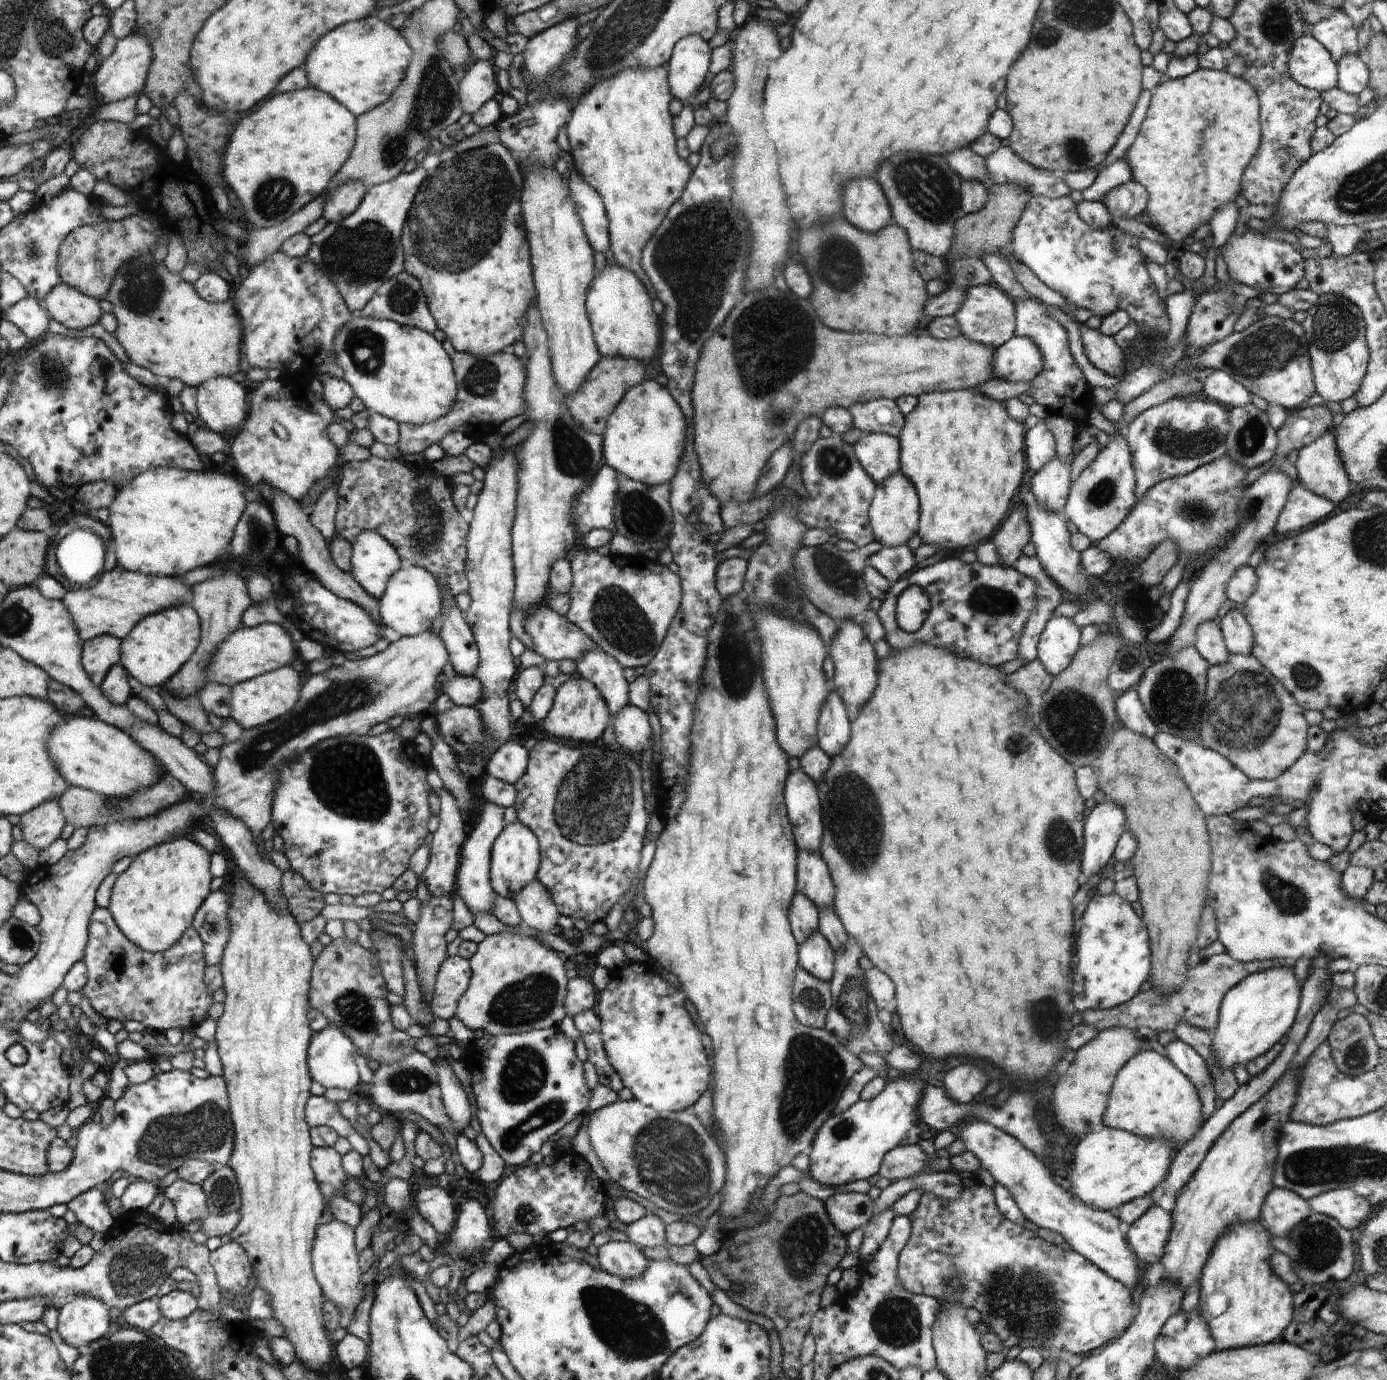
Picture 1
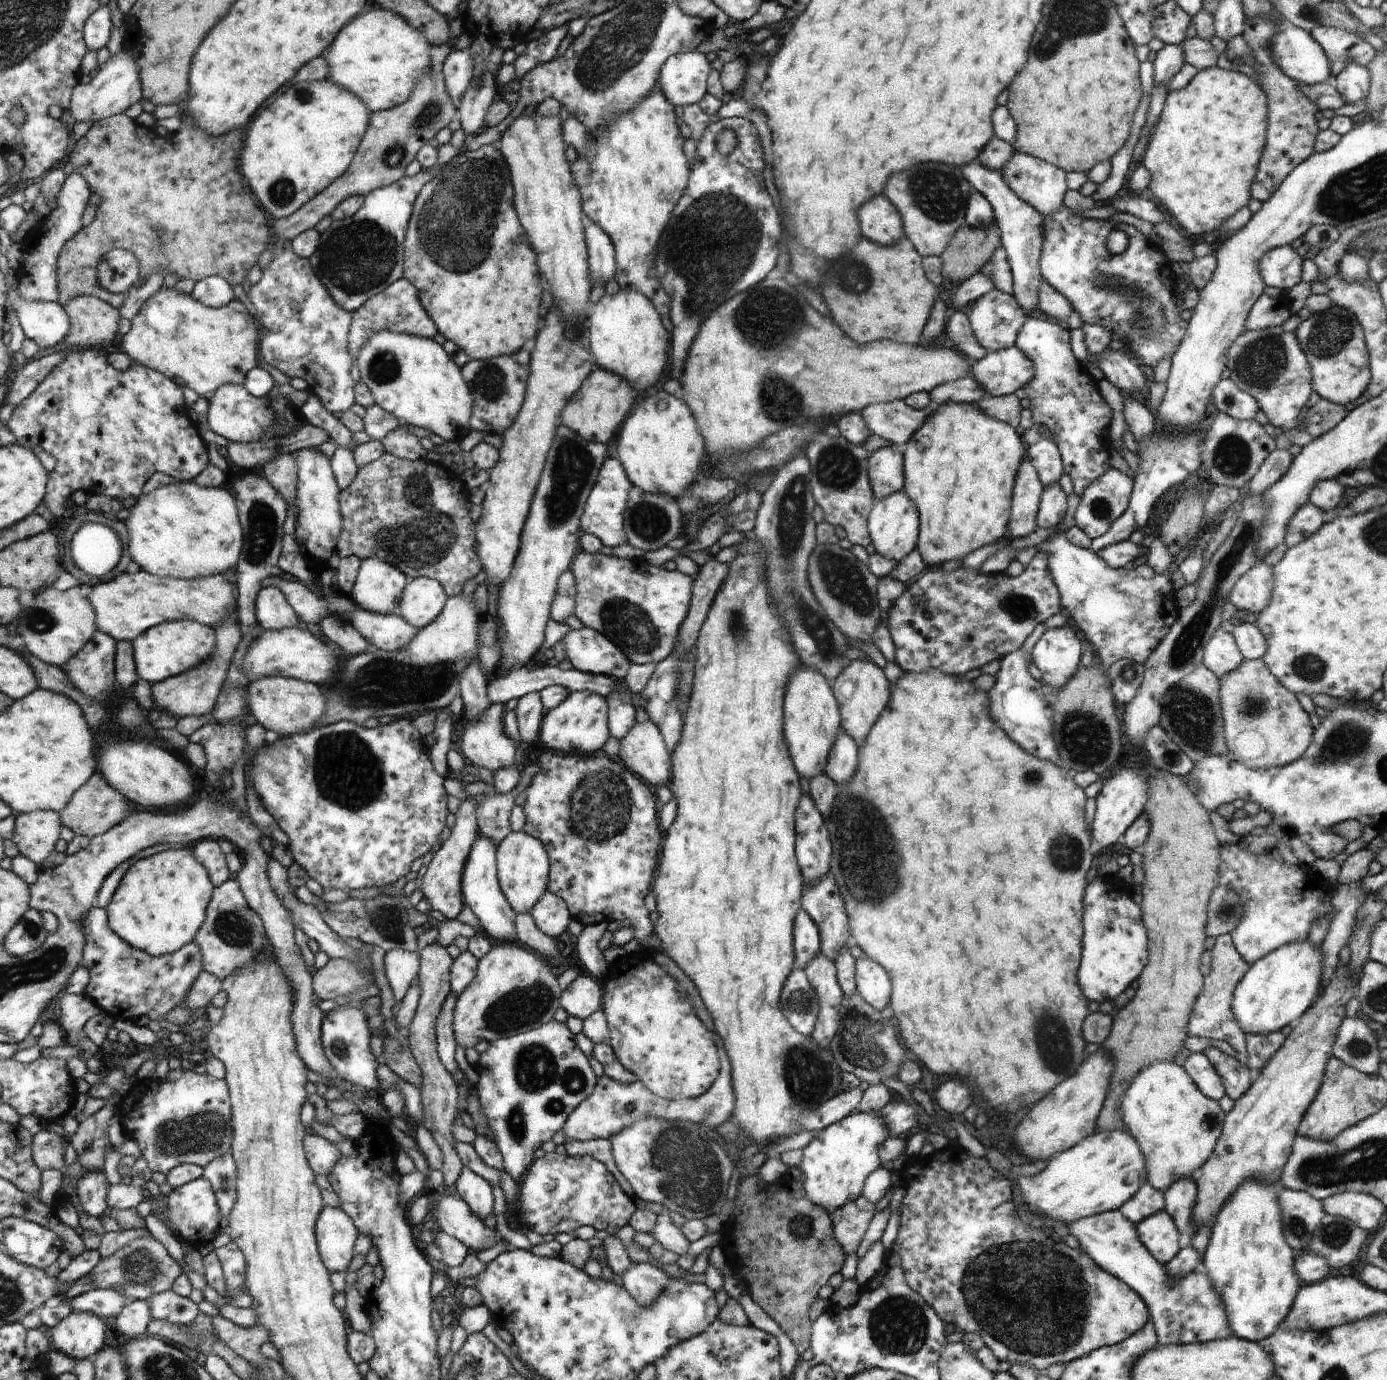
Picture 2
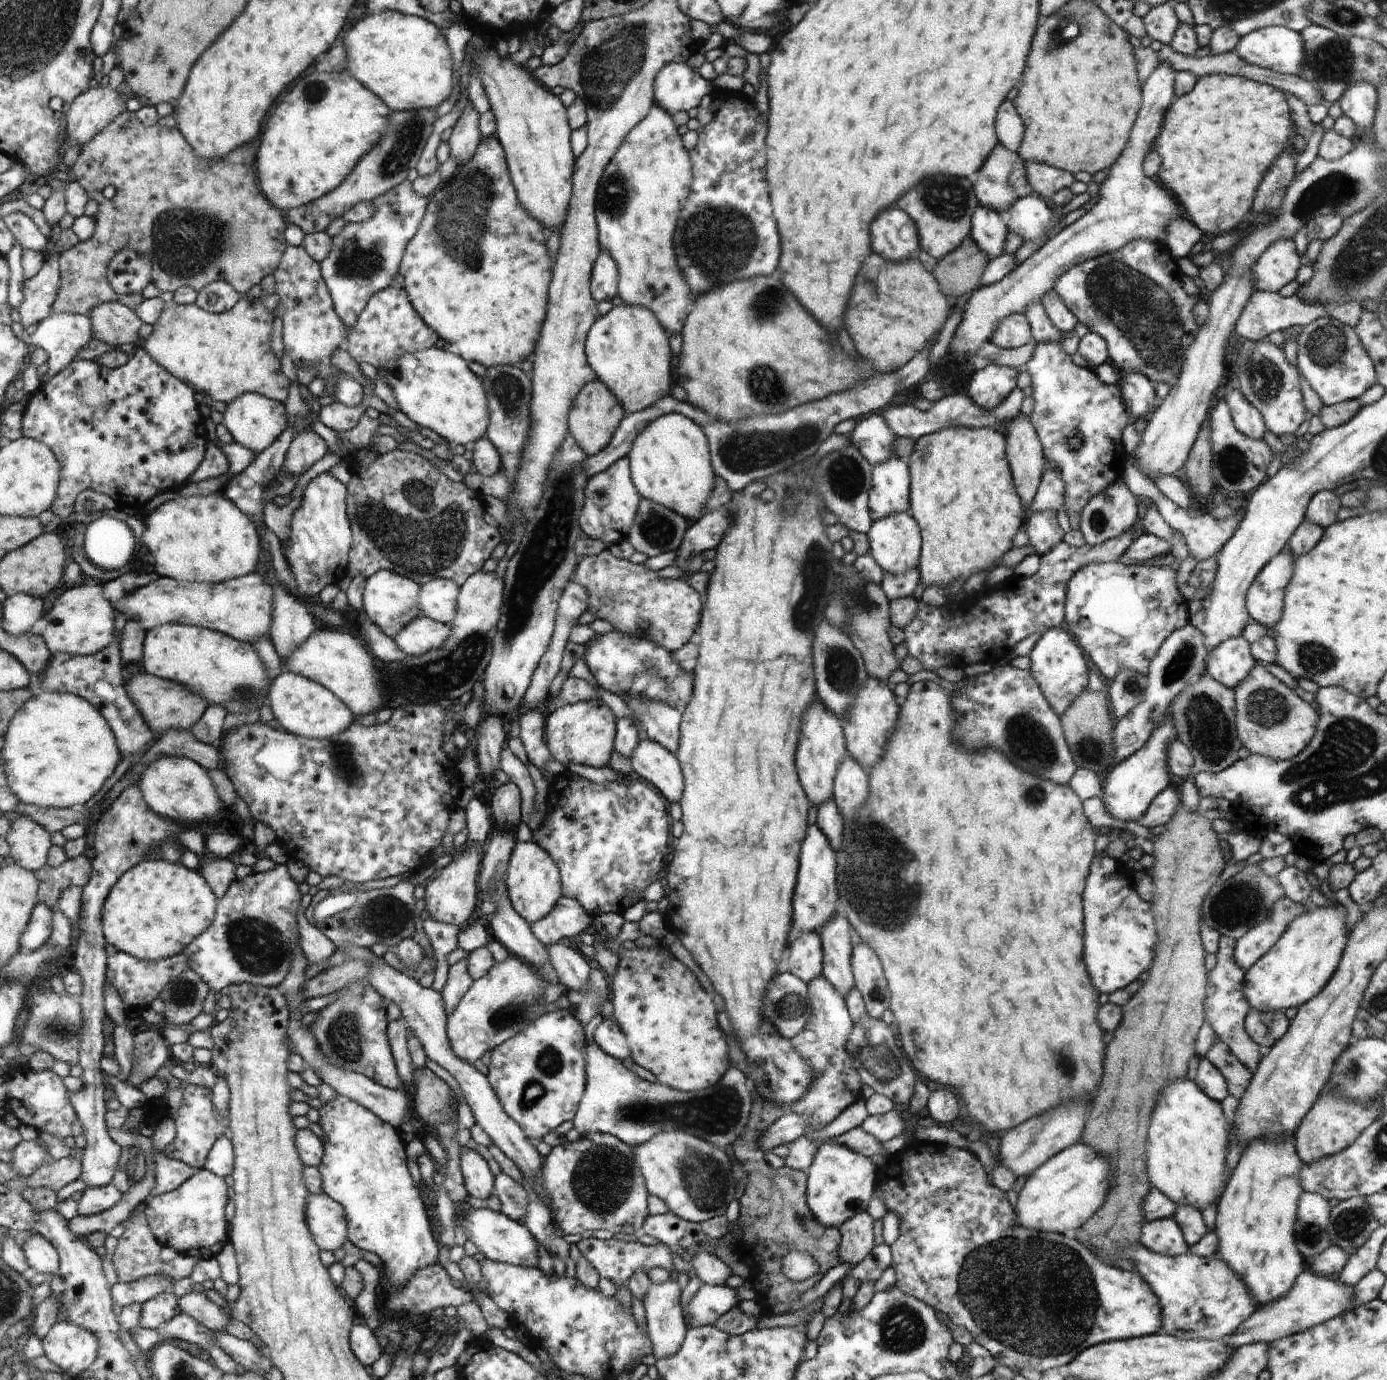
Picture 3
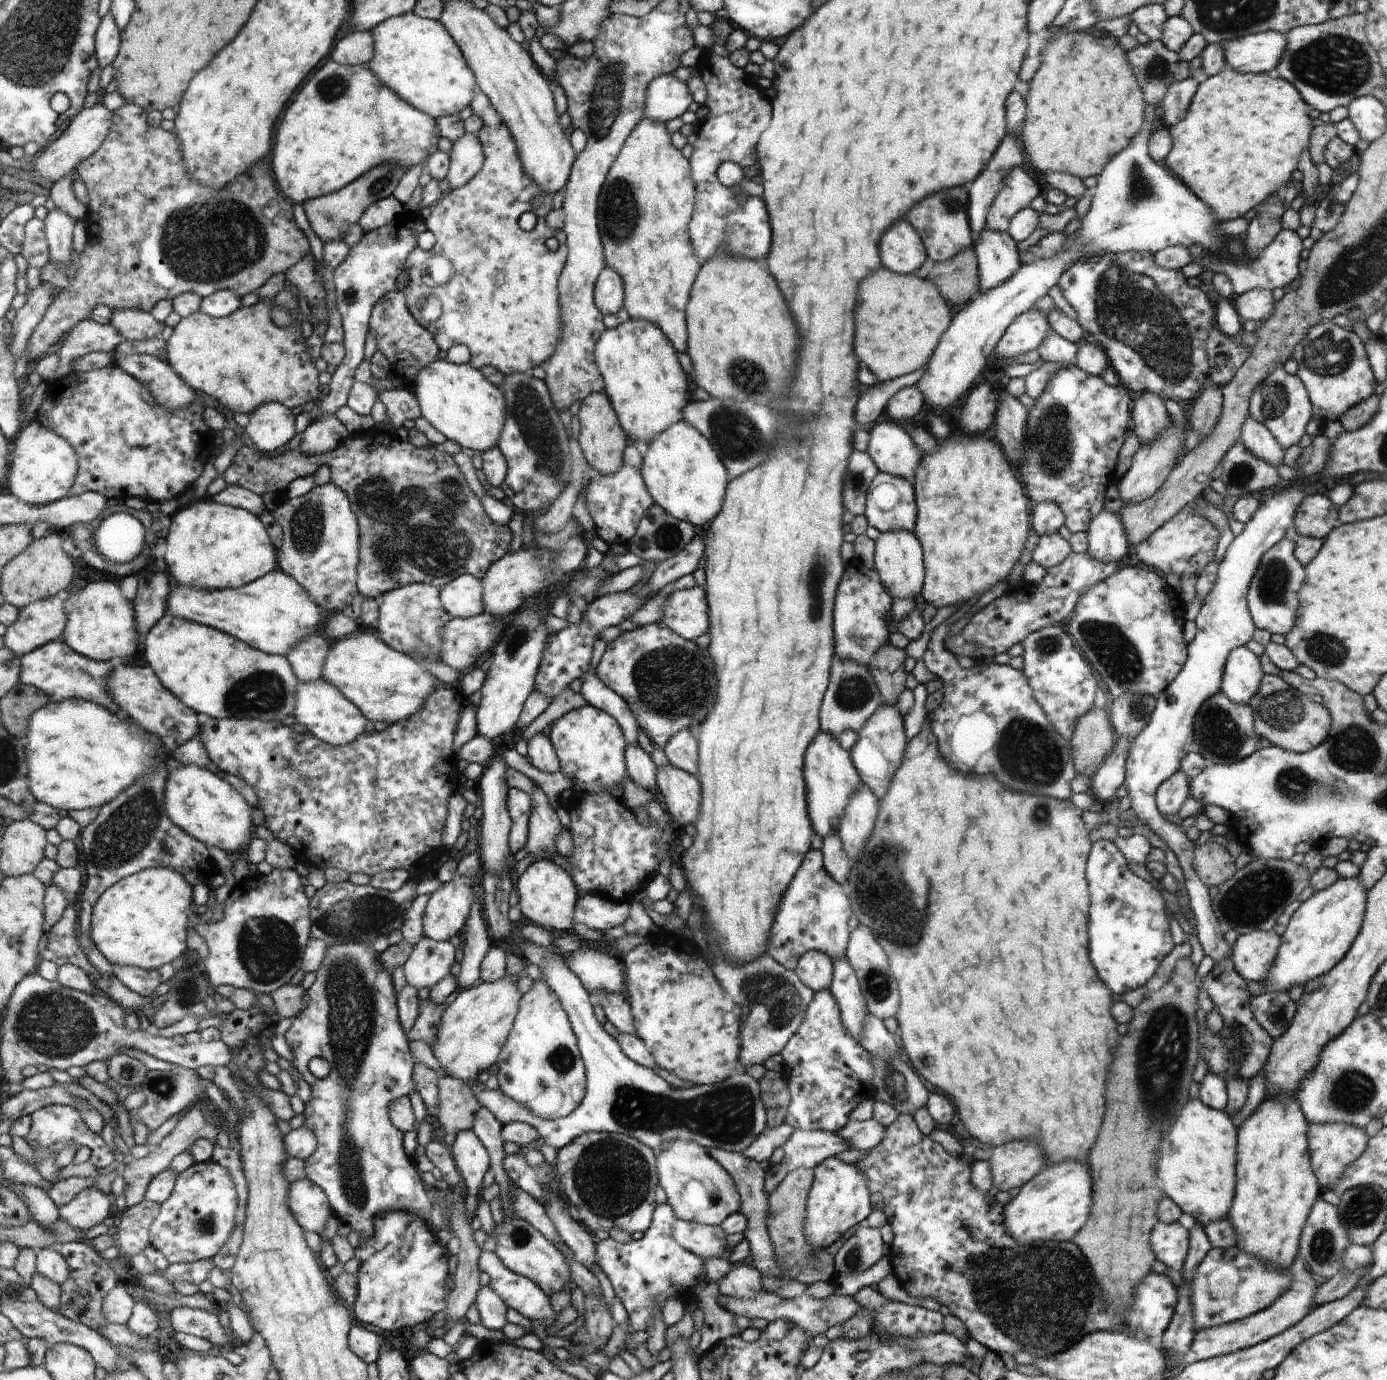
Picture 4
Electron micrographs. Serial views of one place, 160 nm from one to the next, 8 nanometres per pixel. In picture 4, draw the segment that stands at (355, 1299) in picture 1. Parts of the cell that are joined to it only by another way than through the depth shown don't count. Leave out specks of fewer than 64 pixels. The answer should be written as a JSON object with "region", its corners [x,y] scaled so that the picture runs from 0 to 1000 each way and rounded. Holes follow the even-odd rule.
{"region":[[[222,854],[209,857],[208,874],[209,878],[211,879],[215,888],[218,891],[230,895],[234,893],[236,883],[241,880],[234,862],[231,859],[226,858]]]}

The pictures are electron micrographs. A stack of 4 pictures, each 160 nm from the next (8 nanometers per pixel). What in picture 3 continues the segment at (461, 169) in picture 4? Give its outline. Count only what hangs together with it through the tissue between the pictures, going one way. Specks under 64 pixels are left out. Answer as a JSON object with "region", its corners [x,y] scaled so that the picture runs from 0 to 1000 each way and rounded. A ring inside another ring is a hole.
{"region":[[[343,80],[333,82],[326,92],[322,105],[330,120],[336,119],[347,104],[348,99],[345,93],[345,85]]]}

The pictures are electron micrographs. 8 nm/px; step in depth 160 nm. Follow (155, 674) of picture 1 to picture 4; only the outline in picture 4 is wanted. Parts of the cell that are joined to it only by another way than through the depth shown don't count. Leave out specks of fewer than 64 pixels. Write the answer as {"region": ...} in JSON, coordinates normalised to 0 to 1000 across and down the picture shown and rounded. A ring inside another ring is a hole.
{"region":[[[120,443],[103,461],[103,465],[107,484],[116,496],[145,520],[203,523],[212,516],[216,493],[205,475],[194,475],[163,458]]]}

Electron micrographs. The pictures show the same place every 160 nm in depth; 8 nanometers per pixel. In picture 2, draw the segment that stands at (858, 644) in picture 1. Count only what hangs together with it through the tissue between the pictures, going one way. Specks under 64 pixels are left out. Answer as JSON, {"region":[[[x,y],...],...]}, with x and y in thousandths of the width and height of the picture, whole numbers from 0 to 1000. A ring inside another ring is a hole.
{"region":[[[622,478],[616,478],[601,494],[600,499],[603,503],[603,509],[606,511],[607,528],[621,542],[628,528],[642,509],[642,496],[640,496],[637,487],[632,480]]]}

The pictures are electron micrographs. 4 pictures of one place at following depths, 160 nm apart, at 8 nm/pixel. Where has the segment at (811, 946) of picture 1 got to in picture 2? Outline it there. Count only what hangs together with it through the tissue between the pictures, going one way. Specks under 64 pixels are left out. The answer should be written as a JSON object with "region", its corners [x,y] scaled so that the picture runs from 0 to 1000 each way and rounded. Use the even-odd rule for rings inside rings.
{"region":[[[590,691],[579,704],[587,710],[587,716],[590,716],[589,725],[593,725],[593,730],[590,730],[593,739],[590,739],[590,745],[586,745],[587,748],[583,750],[590,759],[597,762],[607,739],[606,730],[609,720],[603,711],[603,699],[598,693]]]}

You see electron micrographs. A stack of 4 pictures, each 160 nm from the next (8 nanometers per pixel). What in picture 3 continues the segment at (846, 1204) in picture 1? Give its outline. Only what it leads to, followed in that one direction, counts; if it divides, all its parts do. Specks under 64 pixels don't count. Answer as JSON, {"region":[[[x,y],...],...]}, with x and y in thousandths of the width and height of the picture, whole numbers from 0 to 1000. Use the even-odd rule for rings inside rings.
{"region":[[[626,878],[619,879],[605,889],[606,892],[606,914],[615,918],[629,909],[630,886]]]}

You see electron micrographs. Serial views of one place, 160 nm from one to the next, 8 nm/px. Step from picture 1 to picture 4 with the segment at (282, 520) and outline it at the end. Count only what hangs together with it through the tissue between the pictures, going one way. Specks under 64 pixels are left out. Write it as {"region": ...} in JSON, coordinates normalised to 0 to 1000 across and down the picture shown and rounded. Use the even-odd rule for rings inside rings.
{"region":[[[234,300],[218,312],[215,326],[219,329],[232,331],[246,323],[250,317],[251,314],[247,306],[240,300]]]}

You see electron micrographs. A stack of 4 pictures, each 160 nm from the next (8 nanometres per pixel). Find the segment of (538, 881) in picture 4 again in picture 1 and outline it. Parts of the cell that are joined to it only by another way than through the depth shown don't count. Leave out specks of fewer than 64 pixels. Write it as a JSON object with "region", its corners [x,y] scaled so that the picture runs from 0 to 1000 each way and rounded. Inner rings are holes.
{"region":[[[371,595],[364,598],[355,612],[353,636],[355,643],[361,650],[369,651],[380,641],[388,638],[389,629],[392,623],[389,609],[379,598]]]}

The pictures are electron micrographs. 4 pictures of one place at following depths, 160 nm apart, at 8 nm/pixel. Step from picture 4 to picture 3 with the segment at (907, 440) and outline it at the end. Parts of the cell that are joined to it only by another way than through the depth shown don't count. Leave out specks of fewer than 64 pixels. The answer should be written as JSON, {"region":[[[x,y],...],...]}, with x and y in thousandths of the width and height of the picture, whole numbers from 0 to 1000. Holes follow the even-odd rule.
{"region":[[[629,300],[617,307],[612,319],[619,324],[628,337],[639,335],[645,331],[647,316],[634,300]]]}

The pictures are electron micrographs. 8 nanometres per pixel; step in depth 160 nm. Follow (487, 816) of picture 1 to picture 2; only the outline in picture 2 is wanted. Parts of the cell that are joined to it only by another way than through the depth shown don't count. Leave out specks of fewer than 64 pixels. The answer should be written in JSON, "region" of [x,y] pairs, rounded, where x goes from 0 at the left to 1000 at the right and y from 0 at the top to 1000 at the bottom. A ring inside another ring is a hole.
{"region":[[[348,607],[342,610],[338,623],[334,633],[334,647],[336,655],[342,660],[350,675],[362,683],[374,684],[371,670],[372,662],[365,652],[358,636],[357,613],[353,608]]]}

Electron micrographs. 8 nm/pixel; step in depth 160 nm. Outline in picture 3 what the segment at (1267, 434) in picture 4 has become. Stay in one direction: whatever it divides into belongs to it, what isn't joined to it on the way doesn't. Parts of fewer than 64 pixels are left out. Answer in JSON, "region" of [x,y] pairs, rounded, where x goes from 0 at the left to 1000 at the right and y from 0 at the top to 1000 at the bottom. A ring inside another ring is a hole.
{"region":[[[893,281],[884,284],[884,293],[887,295],[888,302],[893,313],[901,316],[902,318],[911,319],[913,310],[908,299],[904,296],[898,287],[894,286]]]}

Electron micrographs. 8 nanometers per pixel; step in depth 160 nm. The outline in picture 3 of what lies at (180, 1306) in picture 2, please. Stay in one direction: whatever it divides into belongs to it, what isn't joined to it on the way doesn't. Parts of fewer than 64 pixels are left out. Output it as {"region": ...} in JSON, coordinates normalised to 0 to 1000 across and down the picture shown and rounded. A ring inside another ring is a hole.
{"region":[[[124,936],[112,939],[103,946],[101,959],[106,963],[113,963],[130,951],[128,941]]]}

